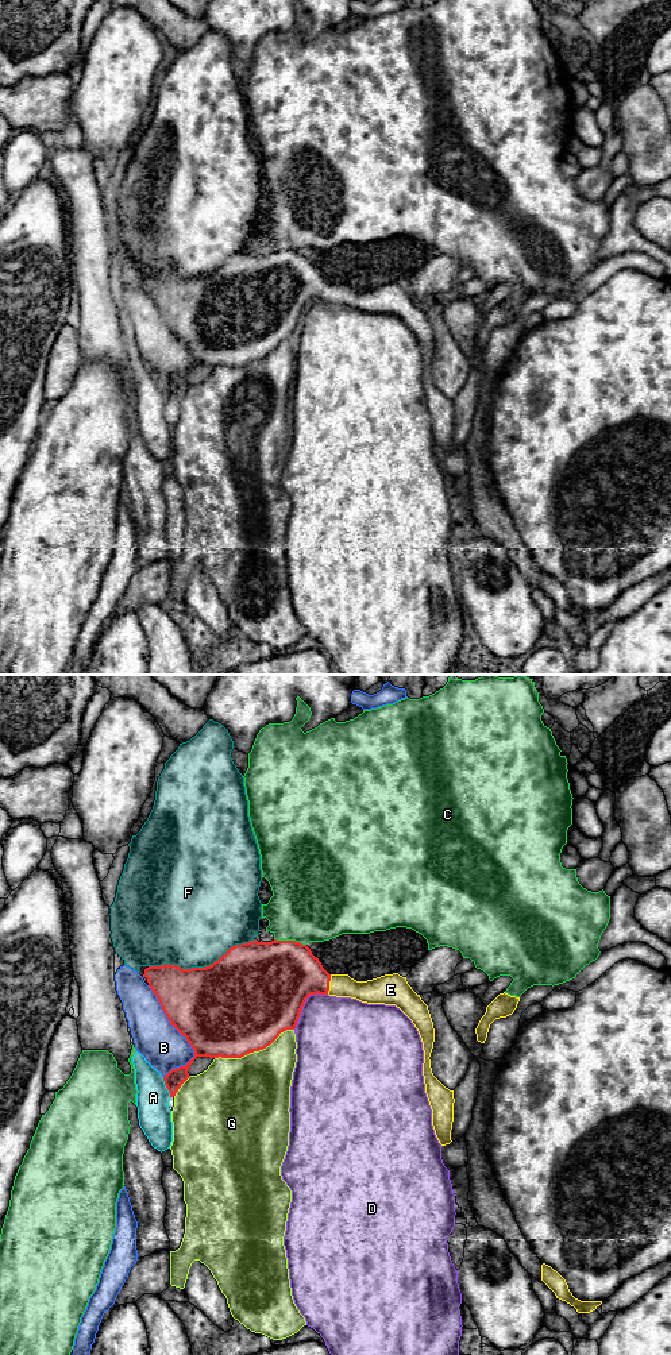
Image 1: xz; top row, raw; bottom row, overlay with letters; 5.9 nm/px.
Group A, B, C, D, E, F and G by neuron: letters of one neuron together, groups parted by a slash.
A / B / C / D / E / F / G

